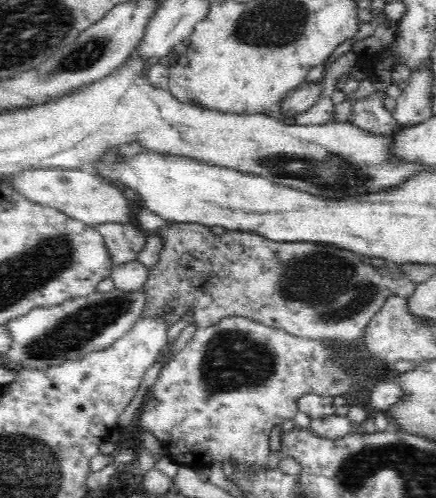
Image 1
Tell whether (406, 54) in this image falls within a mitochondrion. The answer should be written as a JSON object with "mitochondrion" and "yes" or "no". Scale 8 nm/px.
{"mitochondrion":"no"}

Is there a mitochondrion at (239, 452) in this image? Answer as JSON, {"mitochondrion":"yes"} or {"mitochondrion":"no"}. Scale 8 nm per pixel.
{"mitochondrion":"no"}

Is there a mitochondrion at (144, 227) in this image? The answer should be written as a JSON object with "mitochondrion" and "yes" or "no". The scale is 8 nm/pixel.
{"mitochondrion":"no"}

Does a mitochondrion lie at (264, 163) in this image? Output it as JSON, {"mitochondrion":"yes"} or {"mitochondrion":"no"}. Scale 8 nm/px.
{"mitochondrion":"yes"}

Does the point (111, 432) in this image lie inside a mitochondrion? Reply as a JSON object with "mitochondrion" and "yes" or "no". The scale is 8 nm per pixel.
{"mitochondrion":"no"}

